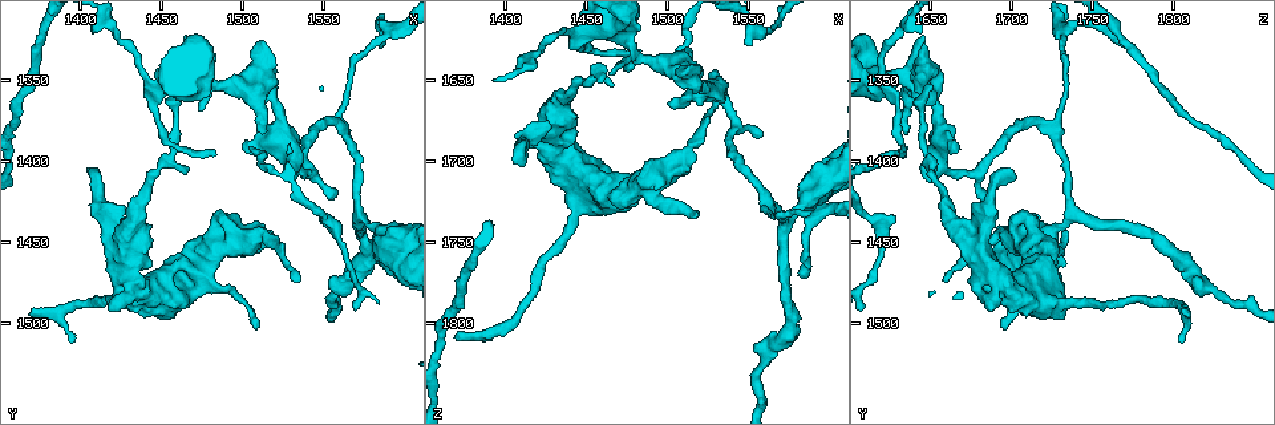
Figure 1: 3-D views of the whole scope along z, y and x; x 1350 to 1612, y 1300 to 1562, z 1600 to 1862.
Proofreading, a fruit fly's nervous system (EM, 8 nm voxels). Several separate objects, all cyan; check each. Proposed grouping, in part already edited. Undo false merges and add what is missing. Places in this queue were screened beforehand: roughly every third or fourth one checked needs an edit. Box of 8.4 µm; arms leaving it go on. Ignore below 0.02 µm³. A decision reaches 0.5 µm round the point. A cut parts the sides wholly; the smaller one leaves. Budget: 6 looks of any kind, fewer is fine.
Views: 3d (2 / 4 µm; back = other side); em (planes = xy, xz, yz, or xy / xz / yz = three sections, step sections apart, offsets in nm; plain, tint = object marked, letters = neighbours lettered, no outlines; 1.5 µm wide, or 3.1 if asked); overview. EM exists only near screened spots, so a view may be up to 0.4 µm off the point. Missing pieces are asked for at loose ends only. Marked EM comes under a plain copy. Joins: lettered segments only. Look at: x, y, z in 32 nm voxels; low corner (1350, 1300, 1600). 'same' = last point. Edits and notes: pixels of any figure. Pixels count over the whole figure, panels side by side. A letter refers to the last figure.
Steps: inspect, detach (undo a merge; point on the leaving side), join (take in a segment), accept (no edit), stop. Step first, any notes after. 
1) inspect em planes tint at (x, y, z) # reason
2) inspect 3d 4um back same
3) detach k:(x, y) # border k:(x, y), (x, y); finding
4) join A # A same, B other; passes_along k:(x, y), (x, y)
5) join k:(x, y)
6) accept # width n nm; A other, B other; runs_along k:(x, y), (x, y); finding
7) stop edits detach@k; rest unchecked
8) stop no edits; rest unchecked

inspect em planes tint at (1590, 1322, 1732)

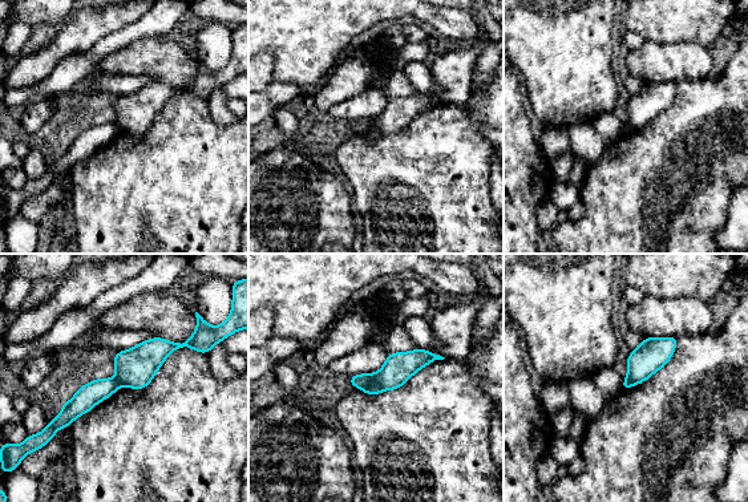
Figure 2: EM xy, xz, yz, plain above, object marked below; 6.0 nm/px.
inspect em planes letters same # what lies round it

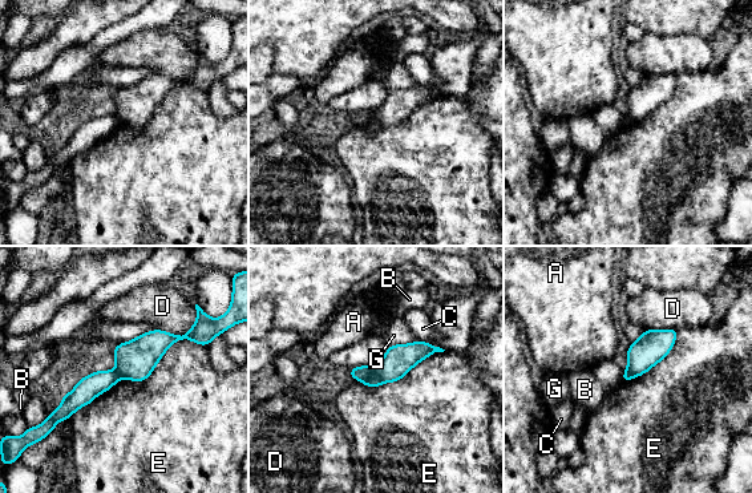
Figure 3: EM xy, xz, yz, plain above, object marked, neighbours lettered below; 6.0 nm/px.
detach 3:(399, 359) # width 180 nm; A other, B other, C other, D other, E other, G other; border 3:(374, 367), (364, 383); two cells meet here

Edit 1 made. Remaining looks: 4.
inspect overview # redraw

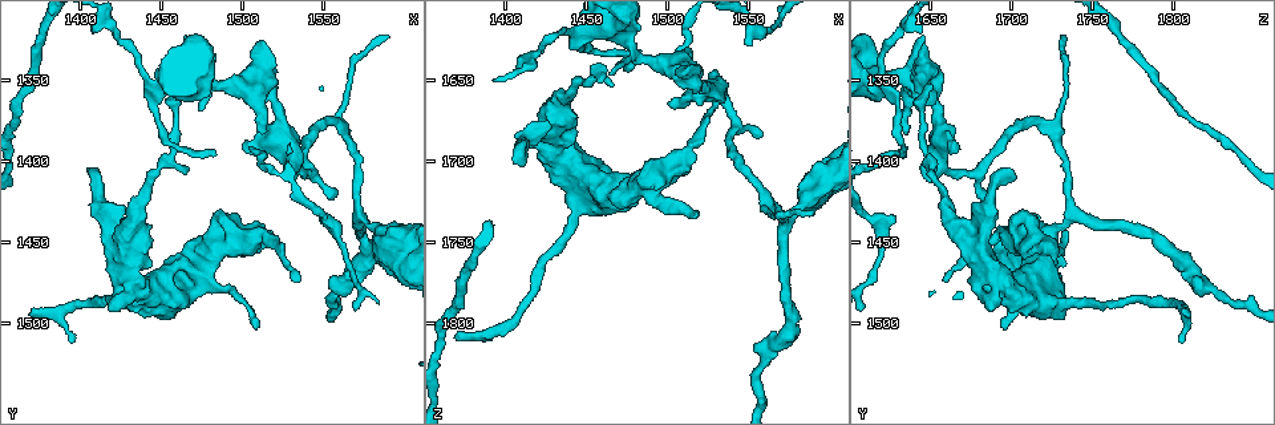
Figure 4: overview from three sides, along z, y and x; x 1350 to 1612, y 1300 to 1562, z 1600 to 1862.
inspect em yz step 4 letters at (1406, 1404, 1702) # free end

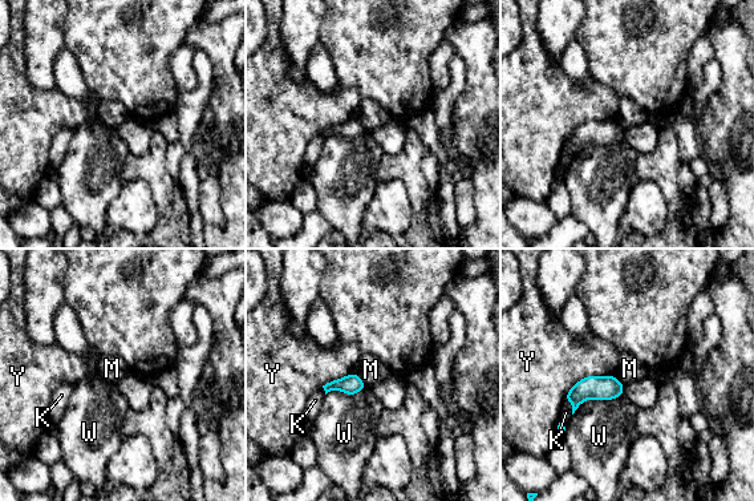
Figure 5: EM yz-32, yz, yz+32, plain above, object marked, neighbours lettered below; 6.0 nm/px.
accept # K other, M other, W other, Y other; border 5:(355, 372), (368, 387); none of them fits

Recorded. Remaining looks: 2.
inspect em yz step 4 letters at (1394, 1512, 1804) # branch stops here

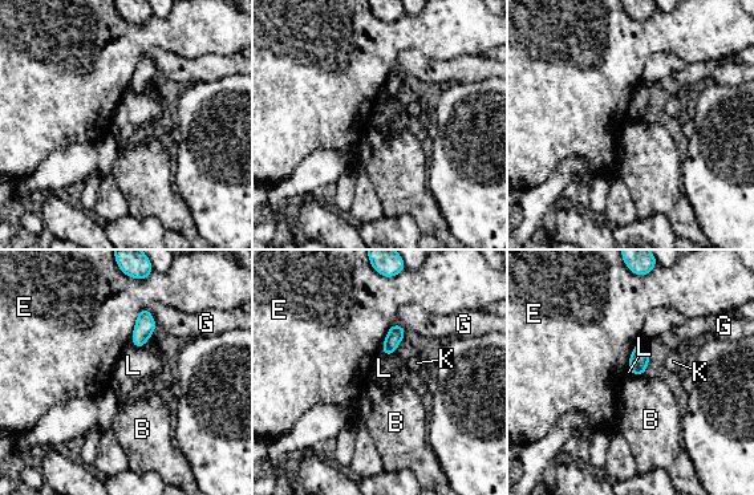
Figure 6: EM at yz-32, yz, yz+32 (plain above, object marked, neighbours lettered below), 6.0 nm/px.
inspect em planes letters same # cut it another way

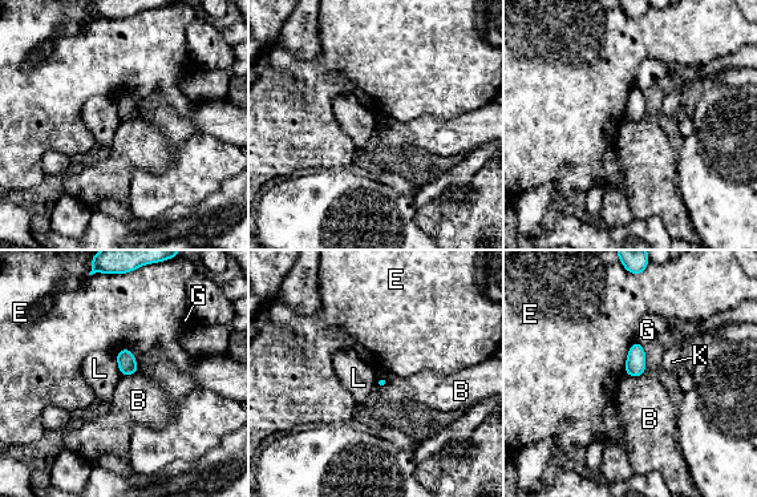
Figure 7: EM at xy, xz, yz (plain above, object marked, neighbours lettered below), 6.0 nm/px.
accept # longest_contact E 180 nm; B other, E other, G other, K other, L other; border 7:(624, 372), (632, 376), (644, 374); no lettered segment goes on from it

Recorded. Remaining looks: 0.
stop edits detach@3; rest unchecked

